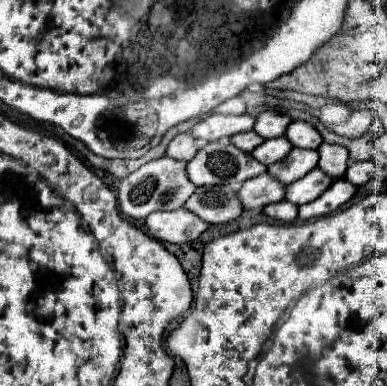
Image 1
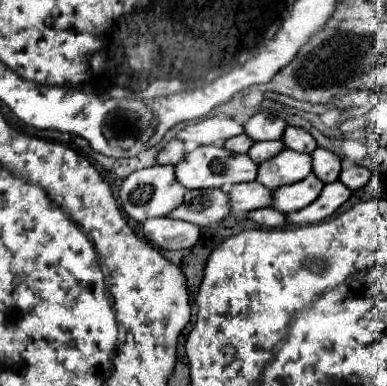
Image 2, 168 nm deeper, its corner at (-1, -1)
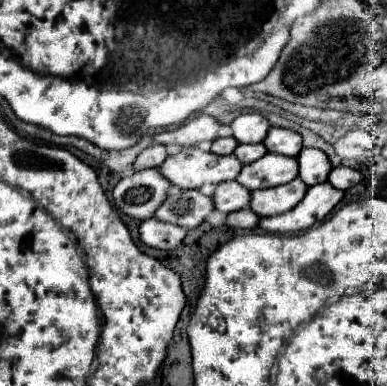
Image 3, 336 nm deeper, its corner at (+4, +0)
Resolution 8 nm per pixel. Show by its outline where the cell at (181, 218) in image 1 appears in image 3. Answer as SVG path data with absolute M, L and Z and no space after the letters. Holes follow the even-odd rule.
M156 218L144 220L140 224L140 240L150 246L150 248L158 248L158 250L174 250L176 246L182 244L186 236L186 230L176 226L176 224L166 224L160 222Z

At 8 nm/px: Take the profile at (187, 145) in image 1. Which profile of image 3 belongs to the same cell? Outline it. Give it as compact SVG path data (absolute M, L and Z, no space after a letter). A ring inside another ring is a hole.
M152 144L146 150L138 154L134 160L132 170L146 170L146 168L158 168L166 160L166 146L162 144Z

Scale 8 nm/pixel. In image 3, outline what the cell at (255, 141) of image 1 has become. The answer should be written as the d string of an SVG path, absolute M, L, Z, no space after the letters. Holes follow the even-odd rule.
M216 138L216 140L212 142L212 148L210 148L210 150L212 150L214 154L226 156L226 154L232 154L236 146L238 146L238 142L236 142L234 138Z

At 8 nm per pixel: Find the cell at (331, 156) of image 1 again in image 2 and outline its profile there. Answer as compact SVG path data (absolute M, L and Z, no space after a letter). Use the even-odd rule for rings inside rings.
M317 147L313 153L313 173L323 181L323 183L333 183L339 179L341 173L341 157L335 155L333 151L327 151L323 147Z

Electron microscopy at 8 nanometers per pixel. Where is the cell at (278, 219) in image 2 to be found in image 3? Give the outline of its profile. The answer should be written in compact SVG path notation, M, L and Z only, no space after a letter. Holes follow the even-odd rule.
M238 210L238 212L230 212L226 216L226 226L230 228L254 228L258 224L260 216L256 216L252 210Z

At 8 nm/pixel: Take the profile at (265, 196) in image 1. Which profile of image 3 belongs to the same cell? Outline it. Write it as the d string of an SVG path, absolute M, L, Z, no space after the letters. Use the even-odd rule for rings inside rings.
M236 180L230 182L220 182L214 190L214 208L230 214L242 208L248 208L250 204L250 190L246 190L242 184L238 184Z

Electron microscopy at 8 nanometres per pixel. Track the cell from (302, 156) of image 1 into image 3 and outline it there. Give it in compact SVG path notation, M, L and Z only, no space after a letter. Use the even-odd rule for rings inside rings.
M268 152L260 160L242 166L236 180L248 190L258 190L258 188L272 188L272 186L288 184L296 176L298 176L296 158Z

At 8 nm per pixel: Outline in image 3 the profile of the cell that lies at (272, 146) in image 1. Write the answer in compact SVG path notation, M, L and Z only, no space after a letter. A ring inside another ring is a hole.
M238 144L238 148L234 150L234 156L242 164L250 164L250 162L262 158L264 154L266 154L266 146L264 144Z

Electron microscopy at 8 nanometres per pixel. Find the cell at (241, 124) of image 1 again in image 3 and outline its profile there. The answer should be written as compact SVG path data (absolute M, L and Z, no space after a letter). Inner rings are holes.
M200 114L194 120L182 124L180 128L174 130L166 130L160 134L154 134L154 142L156 144L180 144L180 146L194 146L202 140L214 140L218 138L218 120L214 120L212 116Z

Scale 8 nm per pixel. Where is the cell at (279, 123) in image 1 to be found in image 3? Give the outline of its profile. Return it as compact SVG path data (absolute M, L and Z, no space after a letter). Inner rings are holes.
M246 112L246 114L240 114L232 124L232 136L240 142L240 144L256 144L256 142L262 142L266 138L266 132L270 130L270 124L268 120L258 114L258 112Z

